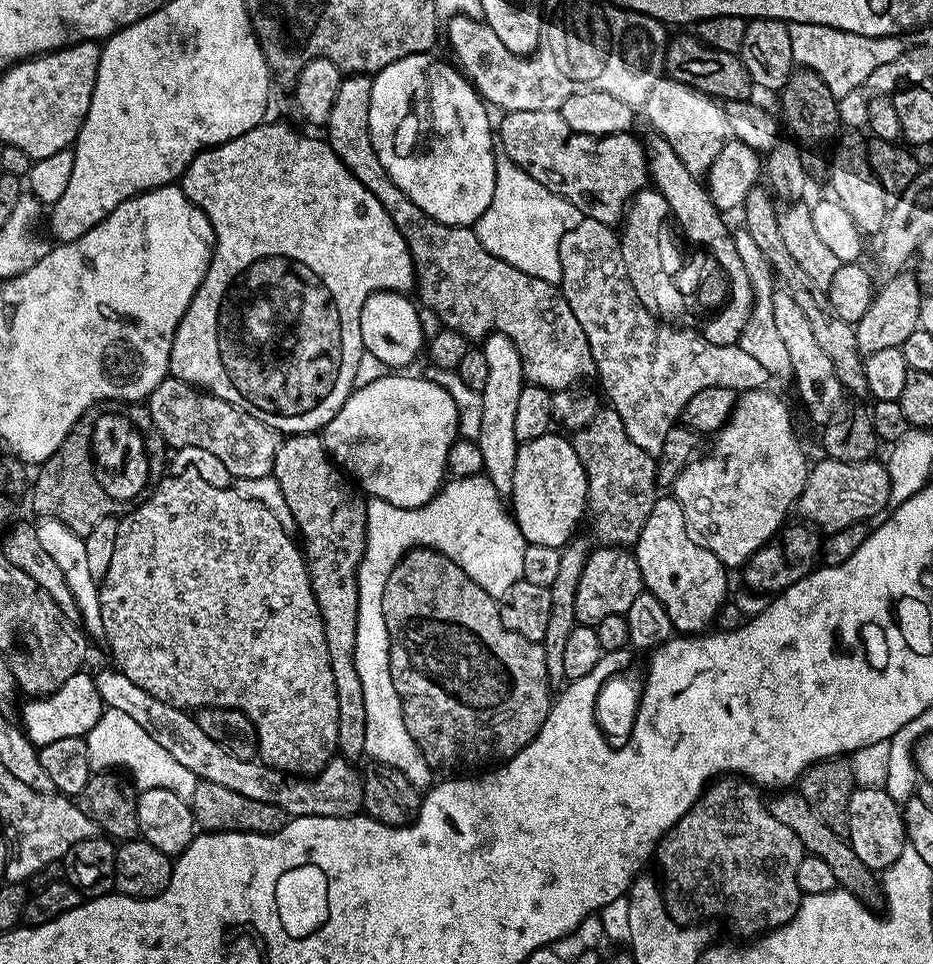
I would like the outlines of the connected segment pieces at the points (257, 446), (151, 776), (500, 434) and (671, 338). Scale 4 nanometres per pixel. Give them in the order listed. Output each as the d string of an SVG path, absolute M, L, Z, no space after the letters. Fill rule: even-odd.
M175 378L158 382L148 395L146 407L167 447L174 450L186 446L201 447L217 455L236 480L271 475L280 438L275 429L254 418L254 414L246 414L246 410Z
M105 709L98 722L85 736L85 740L94 772L116 770L120 769L118 767L120 766L132 774L137 784L135 787L139 791L164 788L176 792L183 800L189 802L192 800L194 788L199 783L193 772L179 765L158 742L154 741L148 731L142 729L134 718L122 710Z
M494 332L485 336L482 350L486 354L486 366L490 366L490 375L486 377L486 386L482 396L482 434L478 441L480 460L484 463L483 475L494 482L500 495L508 498L512 495L514 486L514 466L518 441L514 434L514 418L518 407L518 394L522 394L526 383L524 378L524 363L510 338L506 334Z
M581 218L578 226L574 226L562 238L560 261L562 278L558 288L570 310L574 310L574 318L578 318L578 326L582 326L586 334L586 342L590 342L590 354L596 363L595 375L600 376L600 384L608 395L607 403L616 411L618 418L622 418L622 426L630 442L634 442L634 446L642 446L646 454L659 457L666 434L671 428L677 427L686 402L698 391L706 387L728 387L739 394L750 392L753 388L764 388L769 383L766 369L752 355L746 354L746 350L734 344L714 346L714 342L707 340L699 331L671 328L671 323L661 322L647 312L639 304L627 278L620 237L609 225Z

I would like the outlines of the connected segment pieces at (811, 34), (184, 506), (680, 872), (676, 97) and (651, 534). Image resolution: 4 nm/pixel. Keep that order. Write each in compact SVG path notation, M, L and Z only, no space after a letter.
M788 24L793 65L818 74L833 90L860 88L879 68L896 64L906 47L900 36L863 36L821 24Z
M168 474L168 477L166 476L159 481L160 485L157 483L131 509L133 512L129 516L119 517L118 538L114 541L114 555L110 558L106 578L99 585L104 640L109 650L112 651L113 658L116 659L115 667L124 672L126 678L130 678L130 682L142 686L146 694L175 708L185 710L233 708L246 714L246 718L250 718L250 722L254 722L258 730L259 759L271 768L286 772L289 776L310 777L323 772L329 760L338 752L336 746L338 742L338 694L334 686L334 670L326 646L324 619L318 610L318 602L314 598L312 580L308 577L308 566L303 551L298 547L295 539L291 540L293 537L290 533L282 530L282 522L278 522L278 518L274 518L274 514L270 514L266 506L258 502L250 502L250 498L242 498L242 494L238 494L235 487L210 486L210 482L202 482L202 478L191 474Z
M729 774L711 781L705 787L703 794L690 806L687 814L656 845L654 860L655 863L660 863L658 876L662 881L664 905L668 911L668 917L675 920L676 923L692 926L697 922L708 922L704 920L710 919L711 916L725 916L742 935L748 936L744 938L756 938L763 933L771 932L774 928L781 928L783 924L790 922L794 918L802 899L802 894L798 890L798 882L796 881L798 878L798 862L802 862L802 858L806 853L798 834L794 834L794 830L789 830L787 826L782 826L782 822L778 822L778 818L774 818L774 814L770 814L765 797L760 797L755 791L759 792L749 781L736 774Z
M661 78L654 90L650 90L642 112L648 115L652 123L651 131L670 142L674 154L682 158L682 166L686 166L686 170L690 170L697 178L707 173L730 136L725 109L705 92L694 90L677 80Z
M664 494L657 499L646 526L642 526L634 555L645 589L662 602L677 633L700 634L715 621L730 592L729 573L724 563L690 531L675 495Z

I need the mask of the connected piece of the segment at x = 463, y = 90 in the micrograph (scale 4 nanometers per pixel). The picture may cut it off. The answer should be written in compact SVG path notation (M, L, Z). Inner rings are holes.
M432 52L422 54L410 54L410 58L398 58L398 62L390 62L382 71L372 76L372 93L370 94L370 118L368 119L368 133L372 139L374 150L378 154L378 162L386 166L386 174L403 192L430 218L434 218L443 224L467 228L475 225L482 214L486 214L486 206L490 206L490 198L494 198L494 174L496 173L497 149L494 147L494 120L488 117L490 108L485 101L480 99L479 92L472 87L472 84L465 78L464 73L456 67L455 63L439 60Z

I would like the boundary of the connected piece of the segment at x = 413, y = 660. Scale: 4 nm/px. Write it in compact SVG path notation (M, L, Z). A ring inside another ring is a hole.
M414 548L407 552L404 557L398 562L398 566L394 566L394 570L390 574L390 578L386 578L386 594L382 594L382 614L386 614L386 630L390 634L390 674L394 678L394 690L398 690L398 698L402 702L402 714L406 722L406 730L410 730L410 738L414 738L414 742L422 750L422 754L426 758L426 762L433 770L444 771L444 774L460 774L463 768L476 768L472 770L484 770L489 766L499 766L517 756L531 740L540 732L540 727L546 722L548 717L548 709L554 703L554 688L548 682L546 674L546 654L544 653L543 643L527 640L522 638L522 634L514 634L514 630L510 630L502 622L500 617L500 605L497 597L486 594L486 590L482 590L482 586L478 586L478 582L474 582L466 574L466 570L462 570L462 566L454 566L454 562L450 562L450 558L446 558L441 552L436 552L433 548Z

